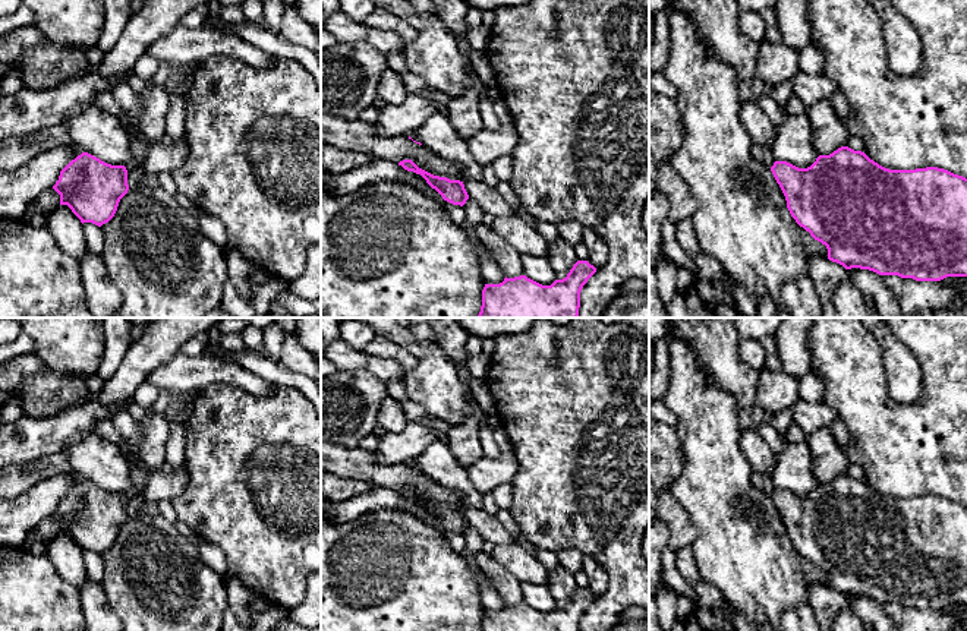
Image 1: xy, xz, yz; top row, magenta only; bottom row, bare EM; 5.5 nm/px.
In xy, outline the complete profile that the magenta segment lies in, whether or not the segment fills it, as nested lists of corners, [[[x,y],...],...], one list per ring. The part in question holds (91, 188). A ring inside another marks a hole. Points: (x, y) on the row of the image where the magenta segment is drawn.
[[[135,123],[132,124],[135,127],[133,132],[129,132],[132,161],[126,167],[111,165],[88,152],[82,152],[60,171],[53,189],[60,195],[60,205],[67,205],[82,224],[92,223],[101,227],[108,223],[114,217],[120,199],[129,190],[127,171],[142,167],[148,149],[148,138]]]

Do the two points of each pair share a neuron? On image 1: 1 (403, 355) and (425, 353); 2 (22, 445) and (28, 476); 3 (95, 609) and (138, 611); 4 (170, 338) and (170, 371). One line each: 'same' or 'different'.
1: different
2: different
3: different
4: different

